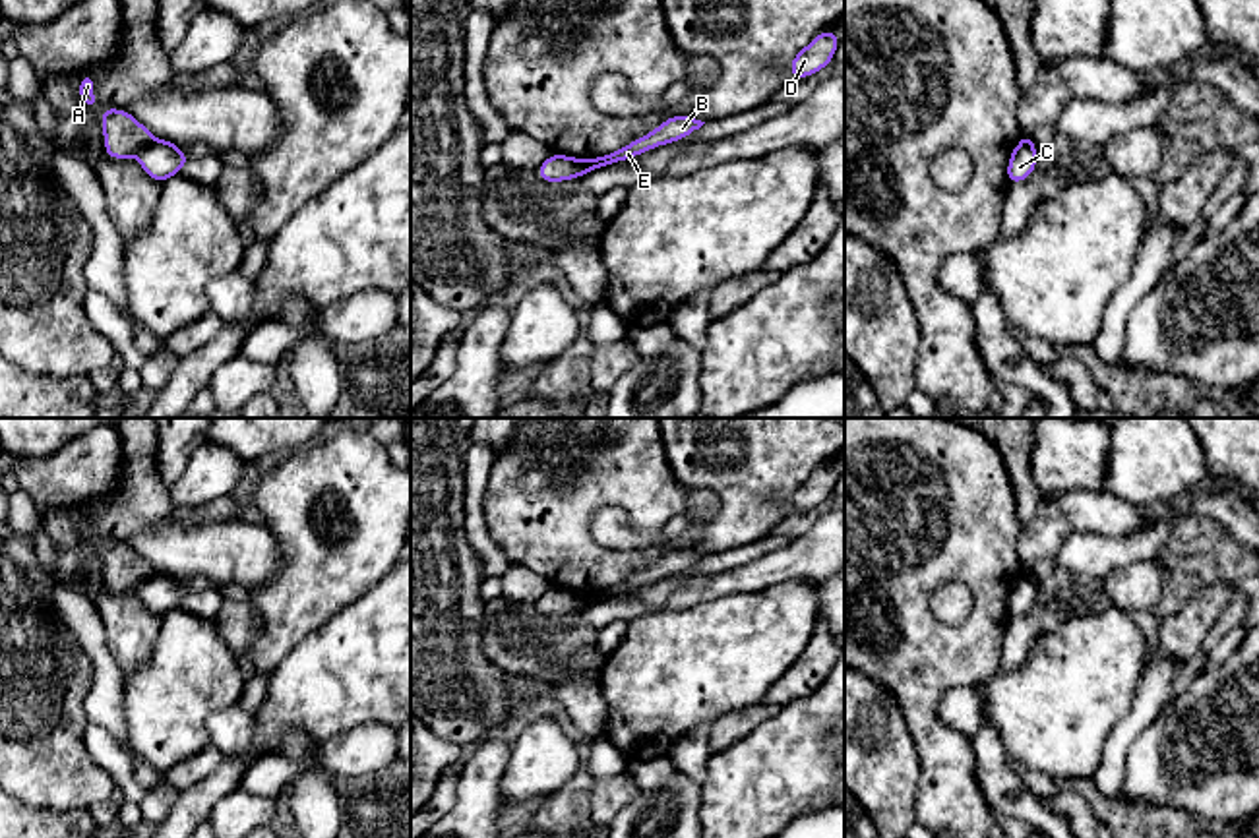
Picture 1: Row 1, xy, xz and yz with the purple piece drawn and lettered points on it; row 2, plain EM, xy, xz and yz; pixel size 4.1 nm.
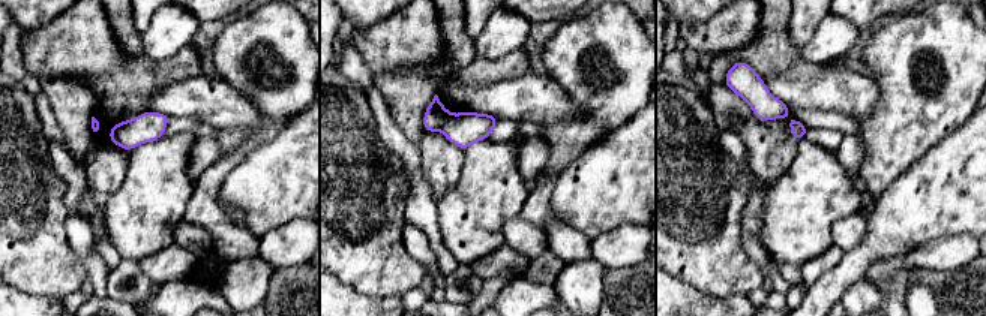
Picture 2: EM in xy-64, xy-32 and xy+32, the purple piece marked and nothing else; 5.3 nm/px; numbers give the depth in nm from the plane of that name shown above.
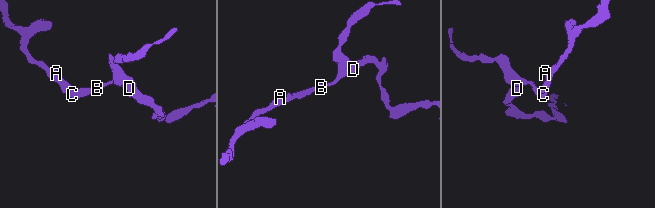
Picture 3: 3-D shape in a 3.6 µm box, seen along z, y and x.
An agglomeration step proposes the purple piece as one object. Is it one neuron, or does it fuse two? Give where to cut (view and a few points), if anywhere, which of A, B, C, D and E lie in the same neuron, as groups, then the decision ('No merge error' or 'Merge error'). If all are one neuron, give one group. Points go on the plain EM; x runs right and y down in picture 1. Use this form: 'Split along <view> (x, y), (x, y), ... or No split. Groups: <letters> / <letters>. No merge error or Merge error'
Split along xy (153, 571), (136, 587). Groups: A / B C D E. Merge error

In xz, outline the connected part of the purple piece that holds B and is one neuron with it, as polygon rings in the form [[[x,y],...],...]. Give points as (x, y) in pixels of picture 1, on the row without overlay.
[[[676,548],[664,554],[657,563],[649,565],[647,569],[639,573],[633,573],[626,581],[612,584],[604,590],[583,592],[581,596],[587,602],[587,606],[595,602],[606,602],[614,596],[630,594],[637,590],[639,586],[651,584],[659,579],[680,575],[682,571],[688,571],[691,565],[699,563],[703,557],[705,555],[693,552],[691,548],[688,550]]]

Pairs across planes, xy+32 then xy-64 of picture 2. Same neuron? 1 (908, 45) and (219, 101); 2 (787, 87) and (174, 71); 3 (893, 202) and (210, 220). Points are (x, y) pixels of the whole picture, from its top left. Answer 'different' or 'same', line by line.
1: different
2: different
3: different

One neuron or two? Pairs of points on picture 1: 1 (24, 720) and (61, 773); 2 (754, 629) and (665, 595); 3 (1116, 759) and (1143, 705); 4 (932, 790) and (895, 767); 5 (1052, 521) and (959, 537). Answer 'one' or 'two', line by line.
1: one
2: two
3: one
4: two
5: two

